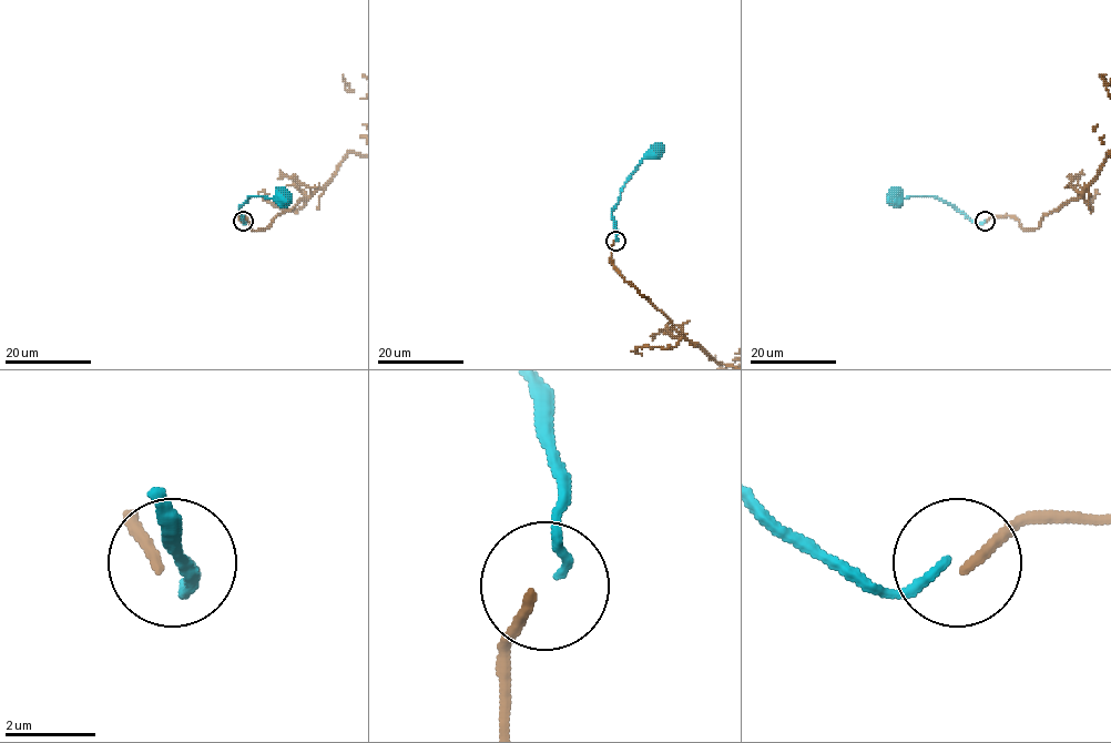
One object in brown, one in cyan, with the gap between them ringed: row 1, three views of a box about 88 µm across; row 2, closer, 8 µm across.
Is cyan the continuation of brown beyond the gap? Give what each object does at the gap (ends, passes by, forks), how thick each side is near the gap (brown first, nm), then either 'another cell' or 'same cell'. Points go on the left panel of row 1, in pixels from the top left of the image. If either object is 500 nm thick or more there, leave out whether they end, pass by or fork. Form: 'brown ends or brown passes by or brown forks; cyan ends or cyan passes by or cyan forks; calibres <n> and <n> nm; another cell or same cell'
brown ends; cyan ends; calibres 240 and 190 nm; another cell

